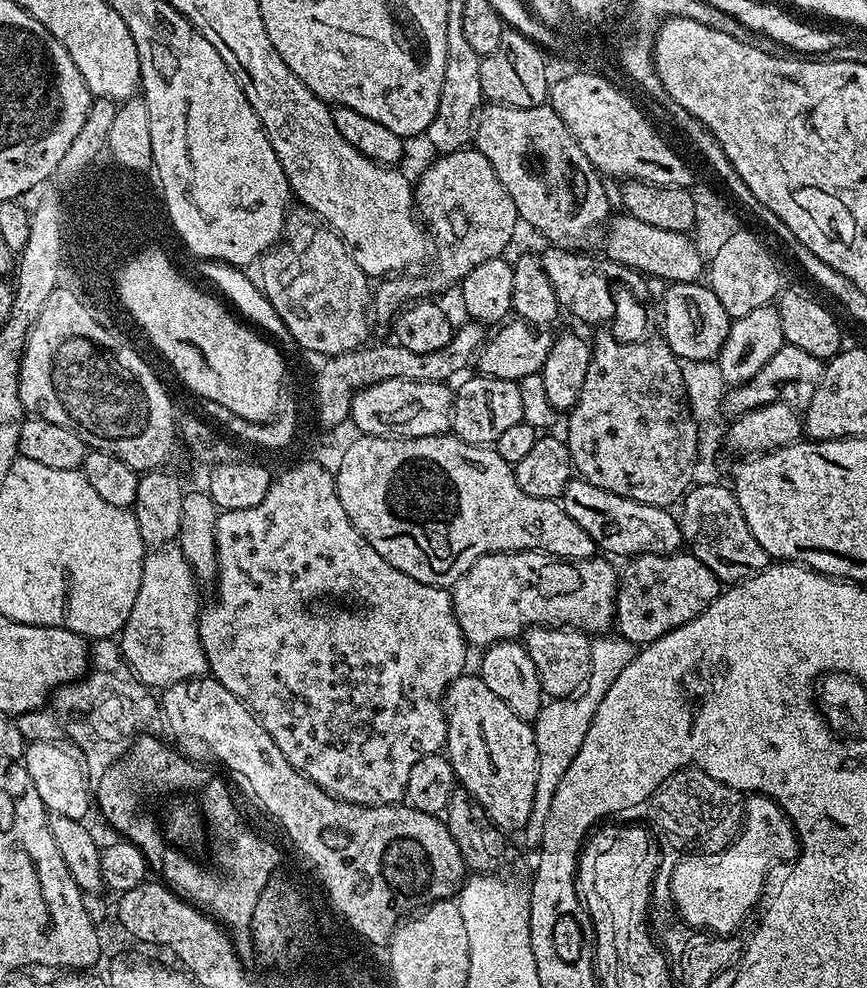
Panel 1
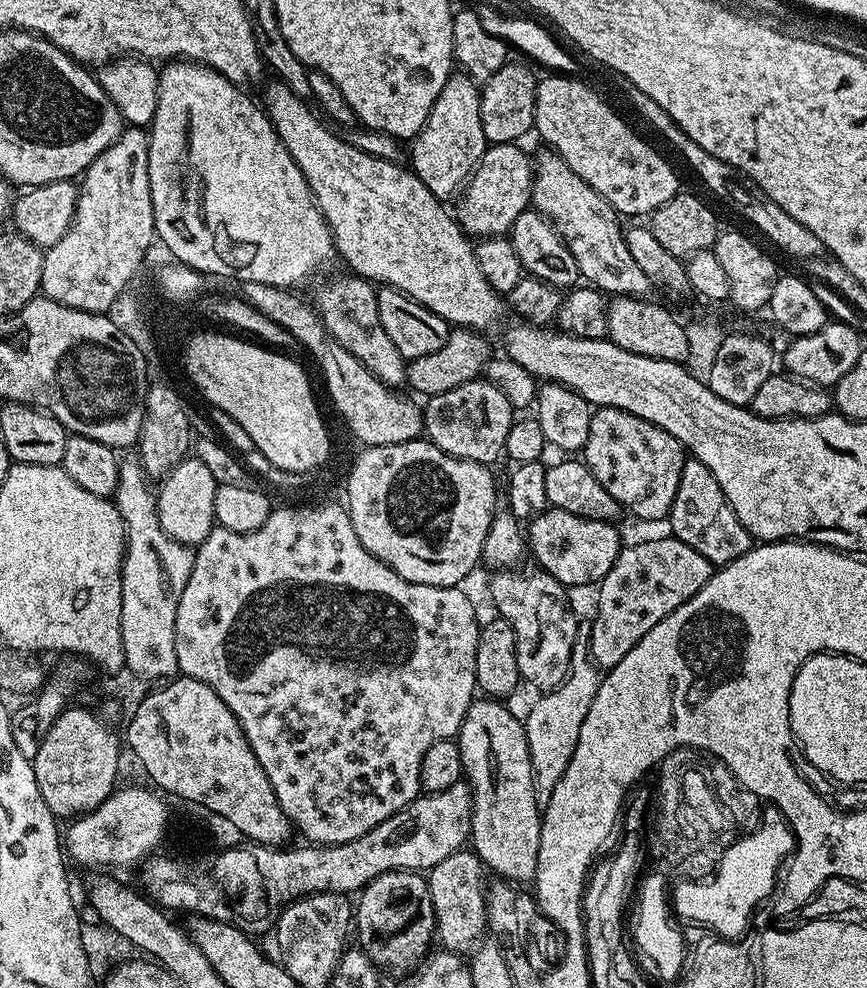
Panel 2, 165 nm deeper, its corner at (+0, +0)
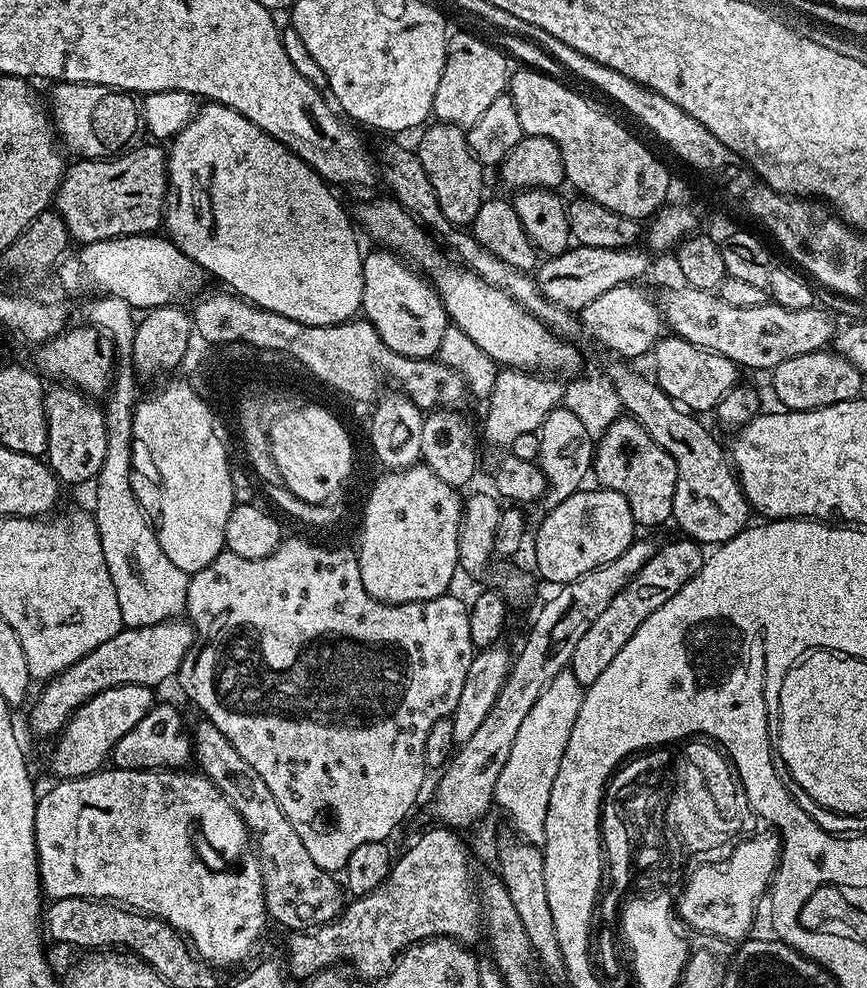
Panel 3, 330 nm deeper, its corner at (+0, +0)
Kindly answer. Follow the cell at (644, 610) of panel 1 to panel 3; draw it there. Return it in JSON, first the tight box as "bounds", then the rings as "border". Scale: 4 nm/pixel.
{"bounds":[570,539,706,686],"border":[[[679,539],[657,547],[650,562],[646,562],[646,566],[638,570],[634,579],[616,593],[610,606],[606,606],[606,610],[602,610],[602,614],[594,618],[590,630],[582,634],[578,646],[574,646],[570,665],[570,671],[580,684],[587,686],[598,682],[598,678],[602,678],[602,670],[606,670],[606,666],[614,662],[618,650],[622,650],[622,646],[626,646],[626,642],[634,638],[634,630],[638,630],[638,626],[642,626],[642,622],[646,622],[646,618],[650,618],[650,614],[654,614],[654,610],[658,610],[662,602],[670,602],[670,598],[674,598],[674,594],[678,594],[678,590],[682,590],[682,586],[686,586],[686,582],[690,582],[690,578],[694,578],[698,570],[702,570],[706,559],[705,549],[694,540]]]}

